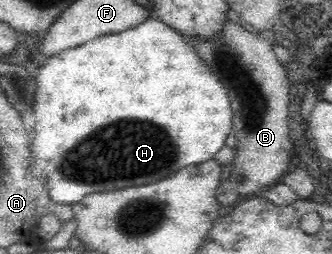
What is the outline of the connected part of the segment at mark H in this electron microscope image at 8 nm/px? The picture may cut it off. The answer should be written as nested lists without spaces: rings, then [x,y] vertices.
[[[154,18],[145,19],[138,26],[130,28],[122,33],[105,35],[94,38],[82,46],[64,50],[48,57],[48,63],[39,72],[35,73],[38,81],[38,90],[34,100],[33,116],[35,116],[34,135],[30,142],[30,150],[33,153],[32,173],[36,177],[44,179],[44,185],[48,187],[48,194],[53,204],[77,203],[84,195],[93,192],[104,192],[114,188],[128,188],[128,186],[142,186],[152,184],[170,177],[186,166],[215,158],[221,148],[226,147],[226,138],[233,127],[233,116],[228,91],[223,83],[208,68],[208,65],[200,58],[193,45],[180,33],[176,33],[170,26]]]

